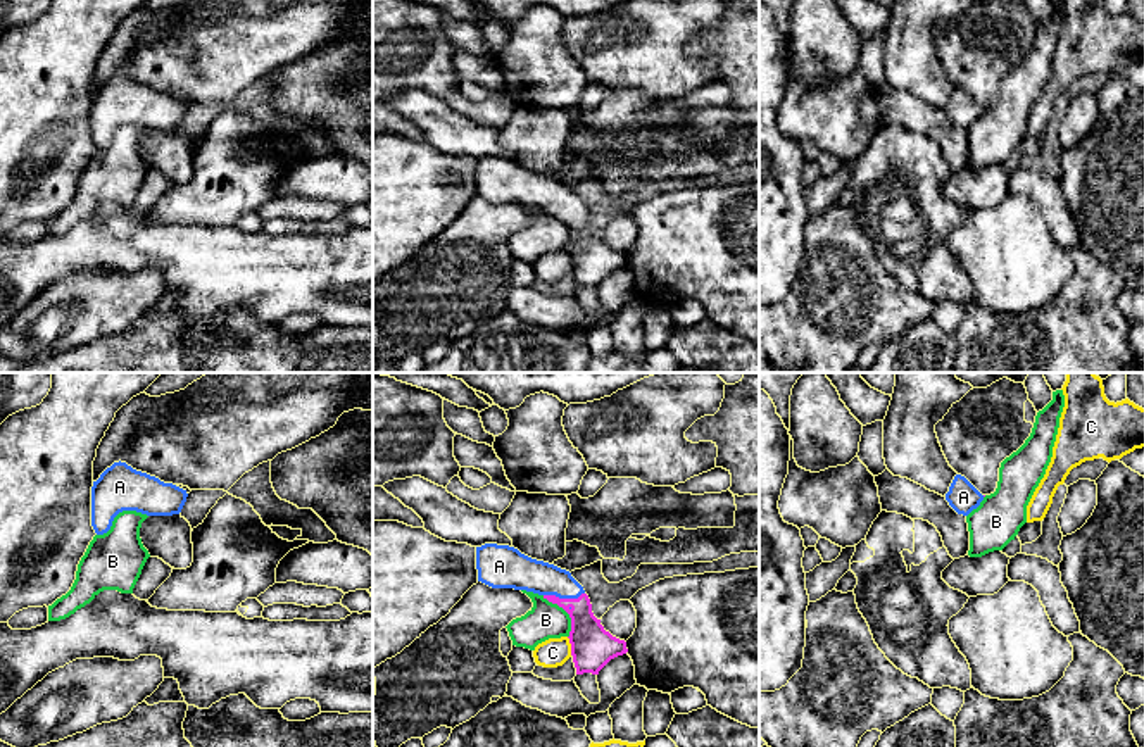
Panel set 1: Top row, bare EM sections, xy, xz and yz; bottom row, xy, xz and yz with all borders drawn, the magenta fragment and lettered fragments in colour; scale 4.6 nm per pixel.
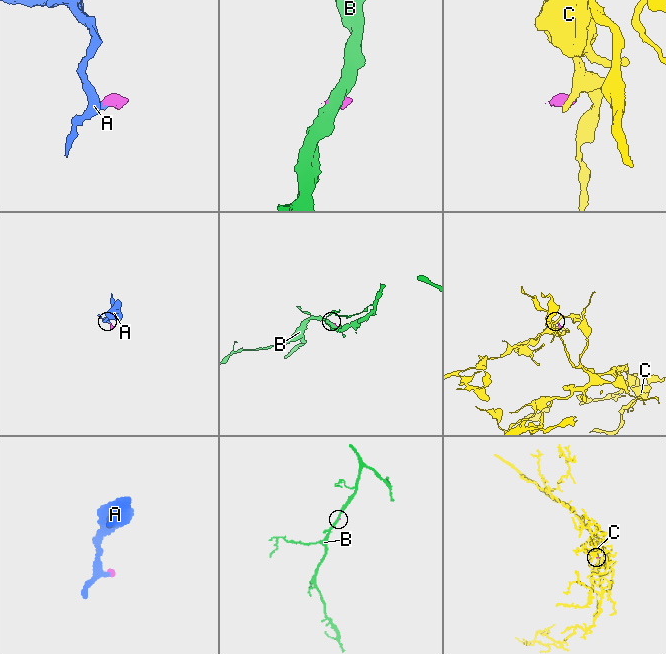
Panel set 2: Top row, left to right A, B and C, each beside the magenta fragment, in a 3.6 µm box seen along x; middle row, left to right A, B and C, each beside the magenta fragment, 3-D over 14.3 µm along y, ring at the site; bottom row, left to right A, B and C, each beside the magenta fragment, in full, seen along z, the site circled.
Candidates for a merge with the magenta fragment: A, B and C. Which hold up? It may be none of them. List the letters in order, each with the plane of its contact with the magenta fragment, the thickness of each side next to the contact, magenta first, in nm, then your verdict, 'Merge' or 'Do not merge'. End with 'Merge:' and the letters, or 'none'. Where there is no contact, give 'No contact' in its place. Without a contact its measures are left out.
A: Touches magenta in xz. Thickness 190 nm (magenta) against 170 nm. Merge
B: Touches magenta in xz. Thickness 200 nm (magenta) against 170 nm. Do not merge
C: Touches magenta in xz. Thickness 200 nm (magenta) against 140 nm. Do not merge
Merge: A

